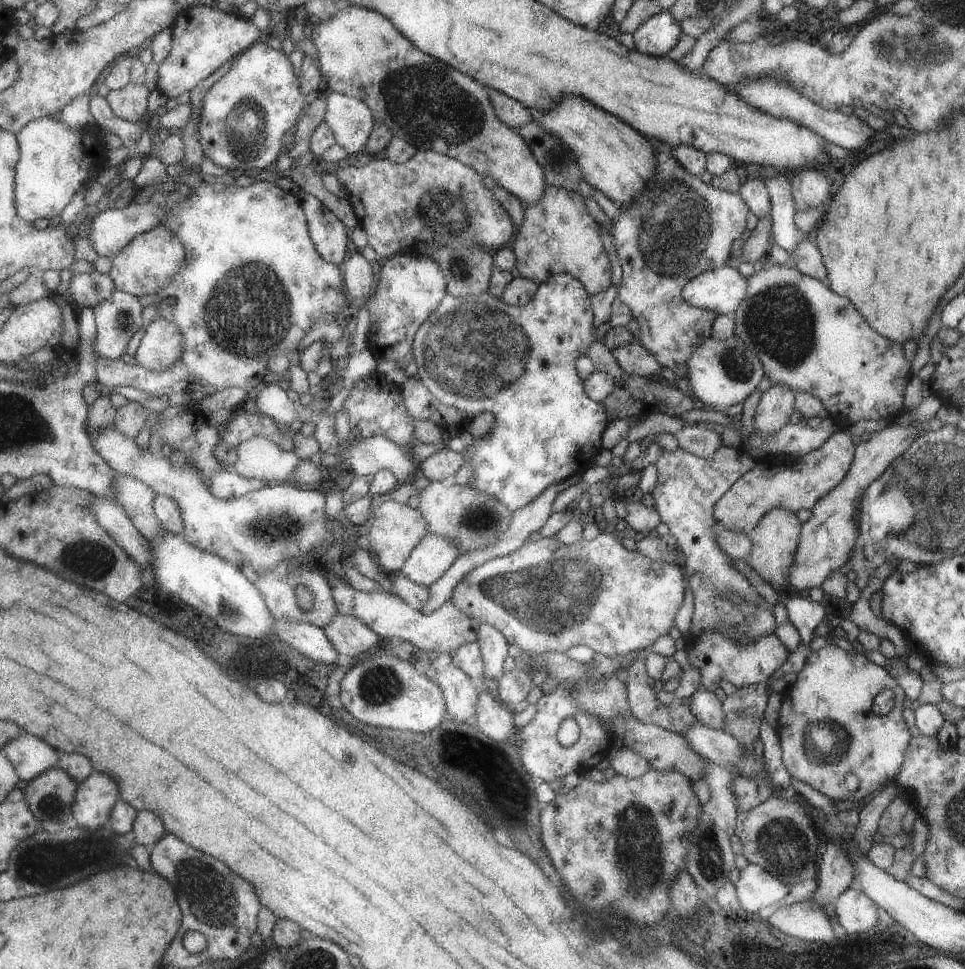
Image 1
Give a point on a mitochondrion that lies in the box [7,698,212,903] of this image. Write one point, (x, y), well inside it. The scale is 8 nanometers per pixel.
(44, 865)

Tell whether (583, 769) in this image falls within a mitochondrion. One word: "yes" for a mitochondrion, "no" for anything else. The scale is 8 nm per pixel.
no

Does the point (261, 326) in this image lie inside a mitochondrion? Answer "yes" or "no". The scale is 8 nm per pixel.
yes

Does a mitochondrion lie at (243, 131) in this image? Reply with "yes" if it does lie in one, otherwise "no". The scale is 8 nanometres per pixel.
yes

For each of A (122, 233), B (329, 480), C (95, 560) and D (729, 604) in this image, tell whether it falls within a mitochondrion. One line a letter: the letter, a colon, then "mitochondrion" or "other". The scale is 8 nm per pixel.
A: other
B: other
C: mitochondrion
D: mitochondrion

